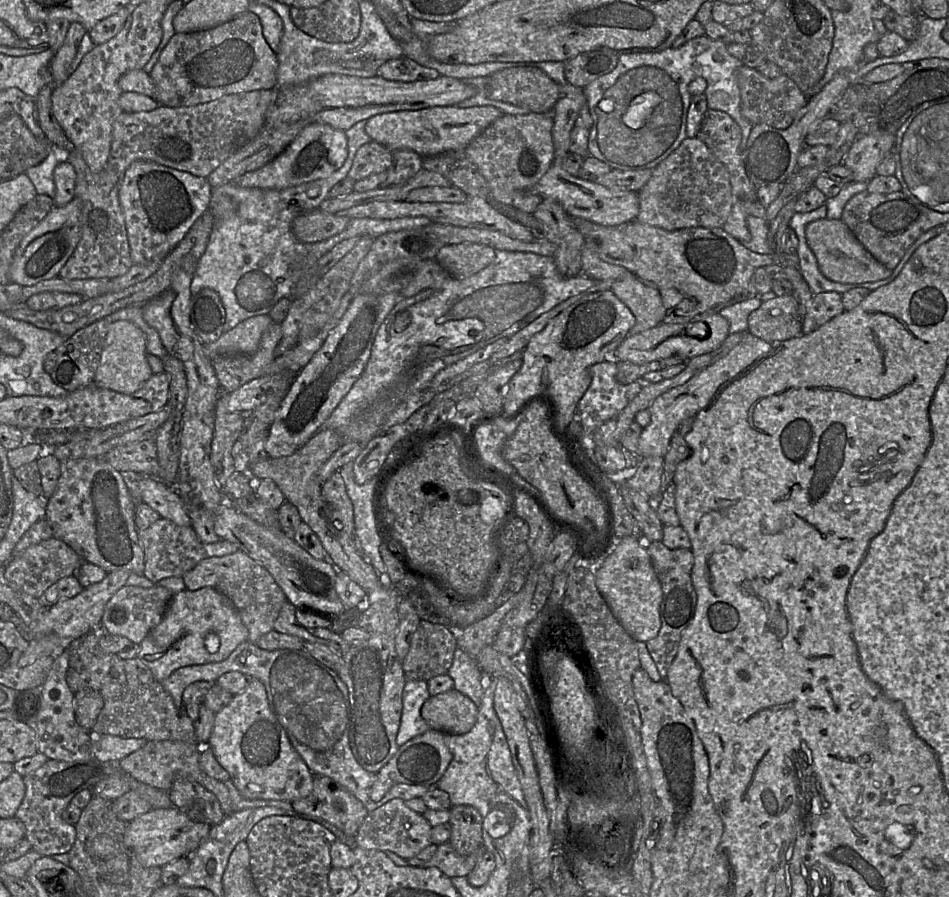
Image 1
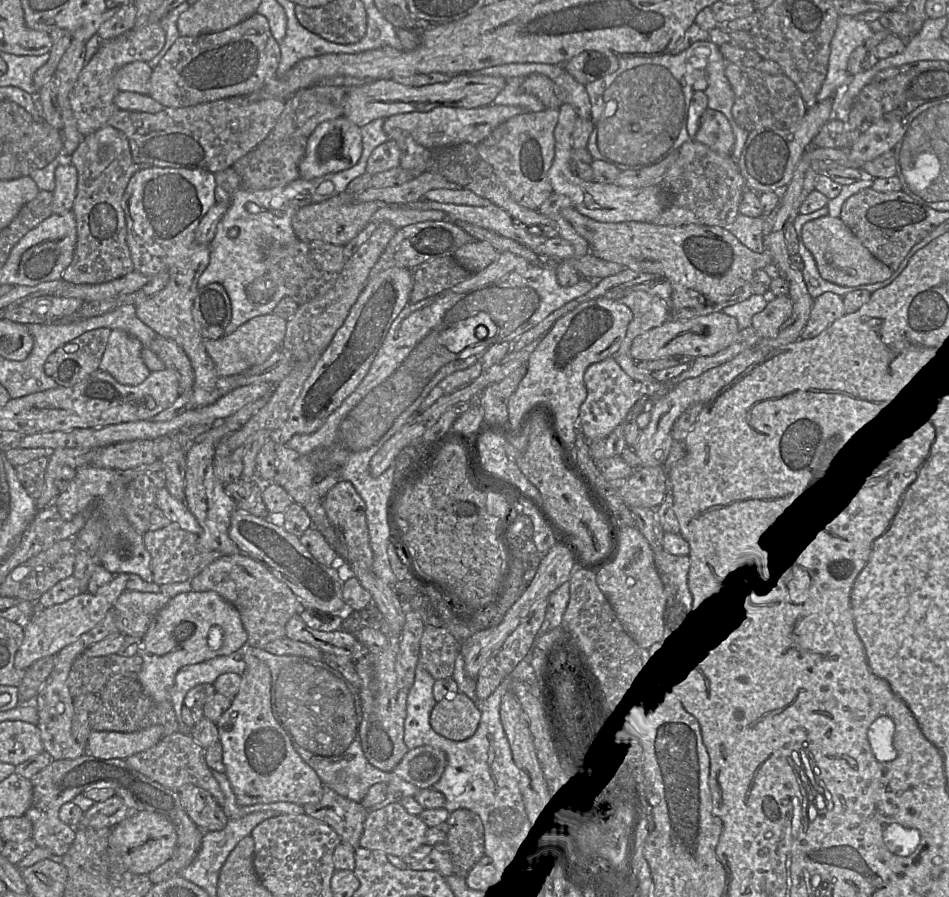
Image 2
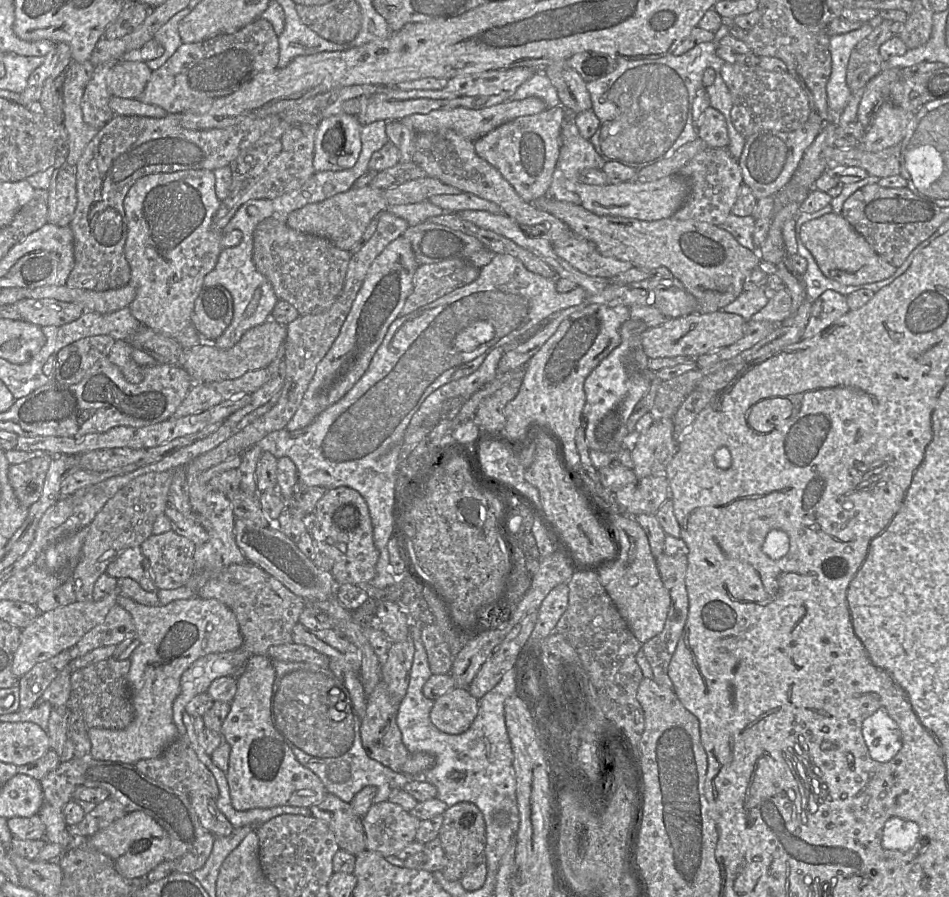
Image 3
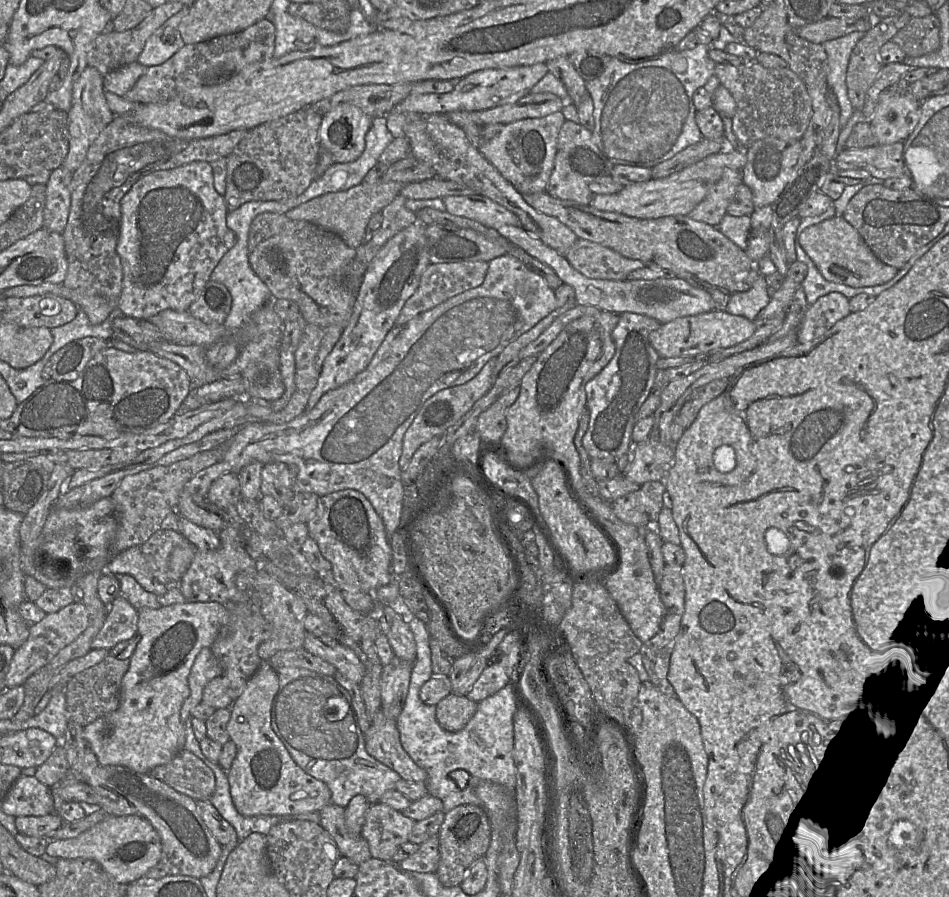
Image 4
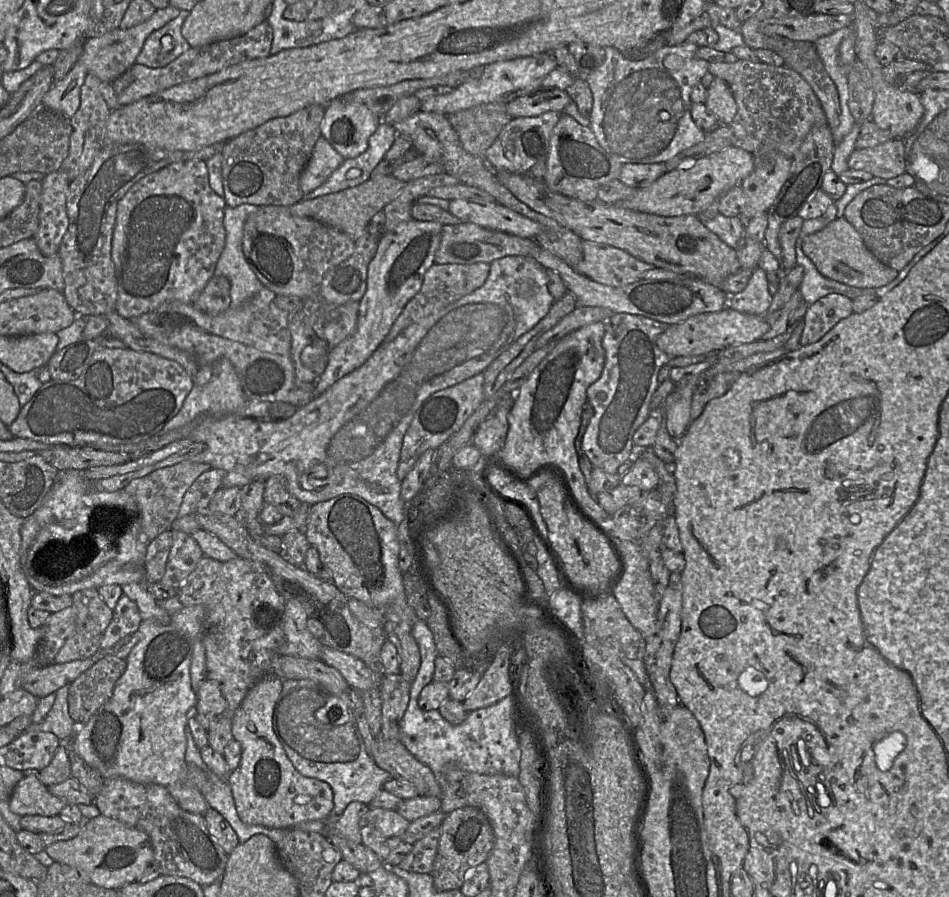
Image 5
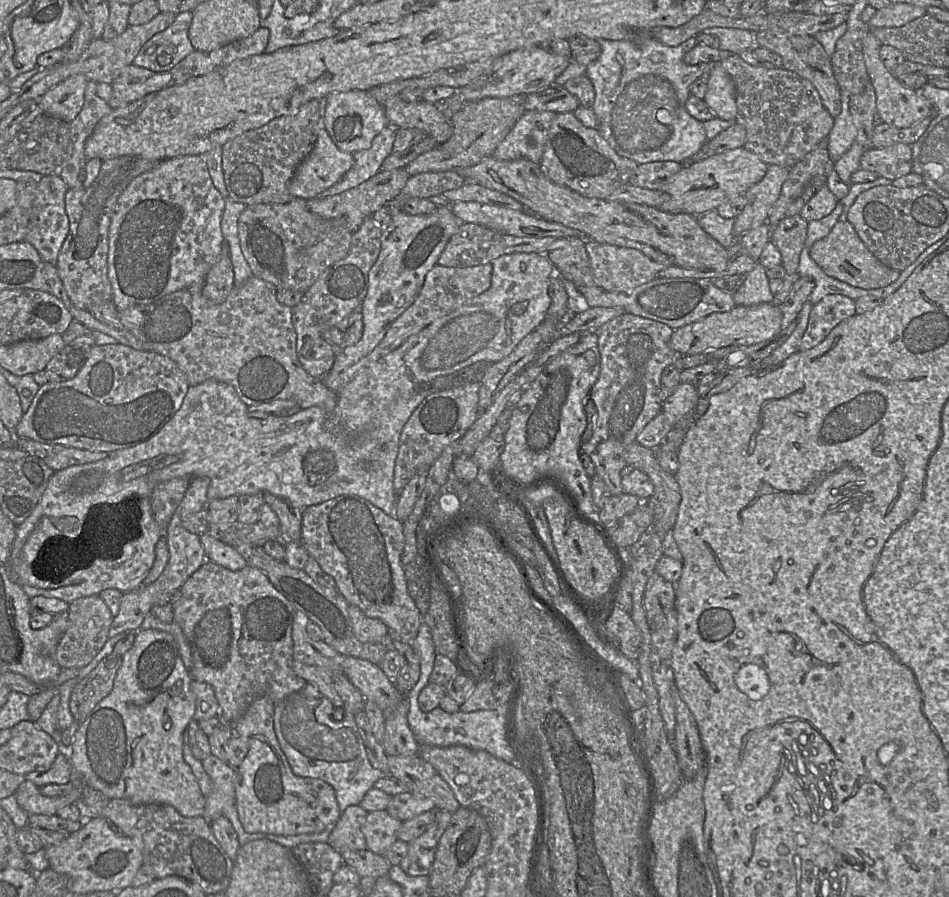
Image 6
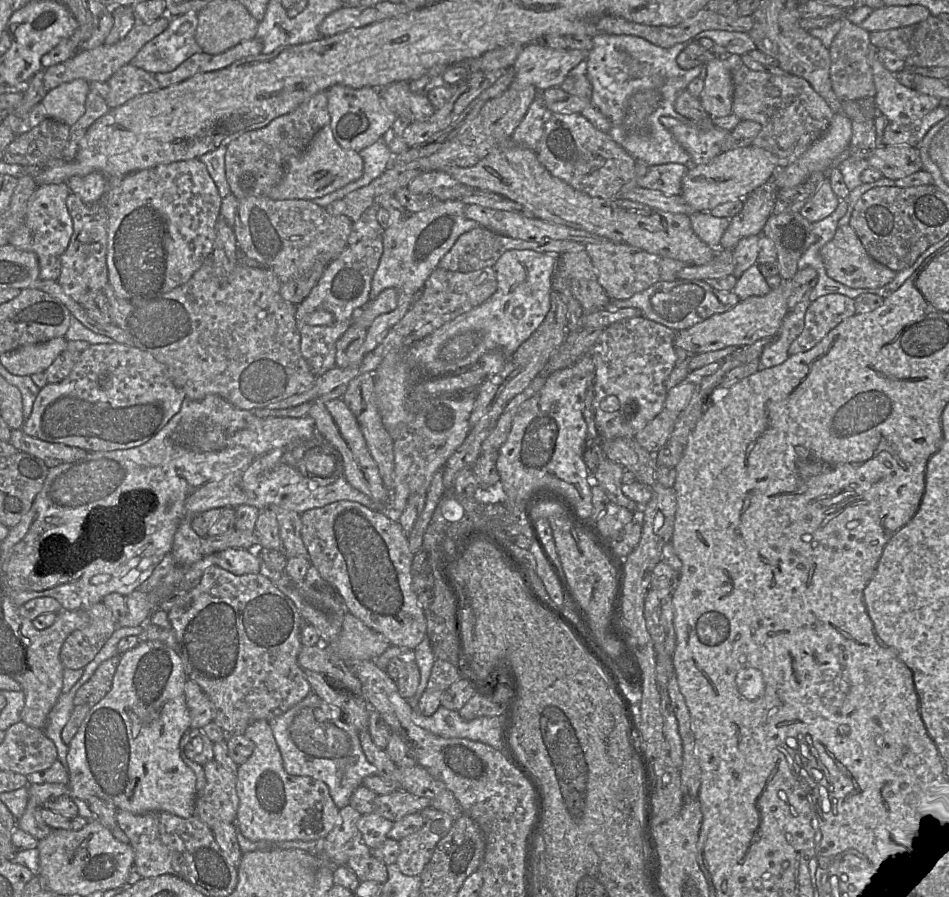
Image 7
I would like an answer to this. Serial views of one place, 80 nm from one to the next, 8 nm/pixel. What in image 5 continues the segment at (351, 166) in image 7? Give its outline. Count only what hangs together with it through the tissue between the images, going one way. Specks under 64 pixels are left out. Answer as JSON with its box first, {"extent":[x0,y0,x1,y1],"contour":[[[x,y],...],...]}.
{"extent":[299,136,344,195],"contour":[[[320,136],[300,175],[299,185],[304,195],[321,186],[344,160],[330,143]]]}

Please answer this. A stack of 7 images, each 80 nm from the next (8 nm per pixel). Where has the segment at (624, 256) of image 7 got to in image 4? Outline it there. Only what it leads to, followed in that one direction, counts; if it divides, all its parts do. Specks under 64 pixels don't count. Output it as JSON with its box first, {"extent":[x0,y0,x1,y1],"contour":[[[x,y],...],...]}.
{"extent":[564,239,645,280],"contour":[[[577,239],[564,257],[574,269],[591,279],[626,280],[629,273],[645,267],[640,260],[626,258],[610,248],[583,239]]]}

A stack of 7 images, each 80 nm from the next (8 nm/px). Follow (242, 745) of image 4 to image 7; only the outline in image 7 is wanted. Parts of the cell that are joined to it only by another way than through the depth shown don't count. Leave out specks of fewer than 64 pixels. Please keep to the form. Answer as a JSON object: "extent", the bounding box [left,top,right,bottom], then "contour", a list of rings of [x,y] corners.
{"extent":[236,720,339,841],"contour":[[[257,720],[243,733],[254,743],[248,760],[236,773],[236,790],[239,797],[236,824],[244,837],[251,841],[314,841],[325,838],[339,818],[328,786],[309,776],[288,774],[282,756],[267,720]]]}

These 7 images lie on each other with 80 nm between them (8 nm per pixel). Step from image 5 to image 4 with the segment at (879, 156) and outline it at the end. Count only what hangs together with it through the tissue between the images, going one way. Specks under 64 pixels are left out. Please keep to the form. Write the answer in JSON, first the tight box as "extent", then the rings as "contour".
{"extent":[833,141,905,180],"contour":[[[901,141],[889,145],[874,145],[862,149],[844,149],[836,155],[833,168],[836,168],[836,170],[866,170],[871,176],[882,180],[901,177],[905,175],[903,153],[904,143]]]}

